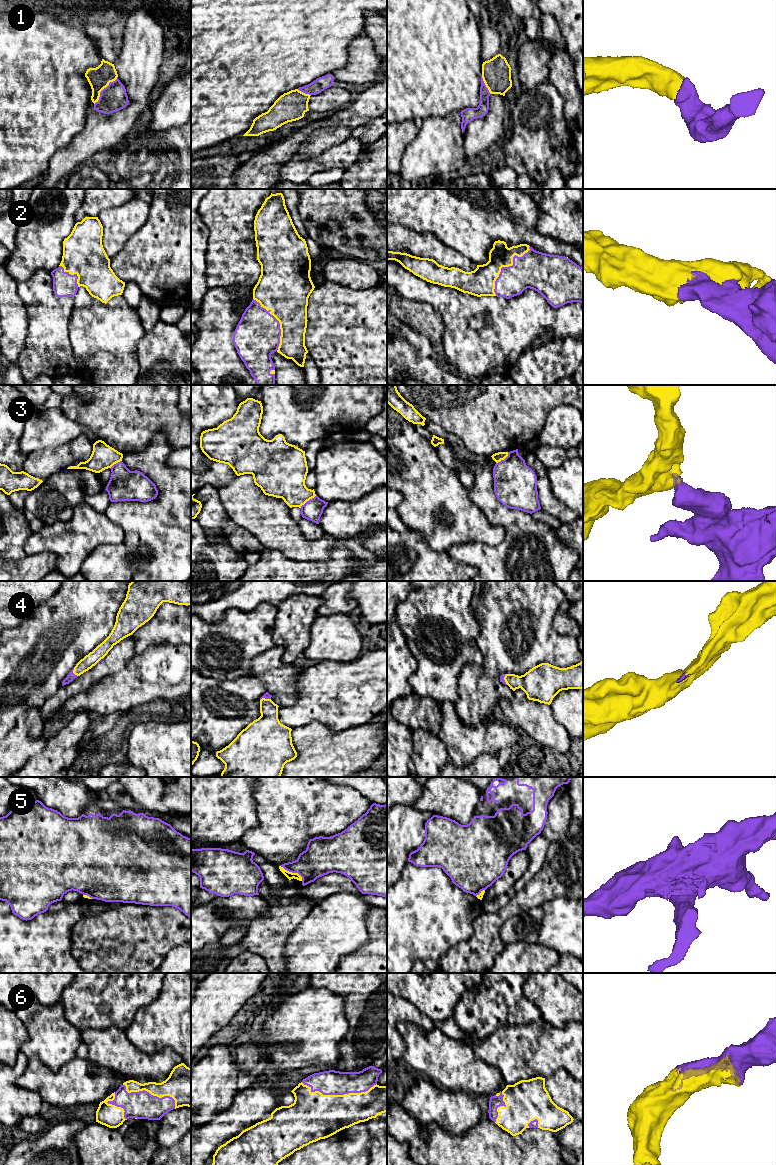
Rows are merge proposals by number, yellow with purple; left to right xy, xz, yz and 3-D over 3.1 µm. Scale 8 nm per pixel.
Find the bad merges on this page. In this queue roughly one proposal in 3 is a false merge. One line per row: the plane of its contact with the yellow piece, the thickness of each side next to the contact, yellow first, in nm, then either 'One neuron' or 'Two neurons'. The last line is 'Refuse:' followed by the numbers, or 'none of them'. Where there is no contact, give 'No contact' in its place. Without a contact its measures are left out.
1: Touches yellow in xy. Thickness 180 nm (yellow) against 220 nm. One neuron
2: Touches yellow in yz. Thickness 220 nm (yellow) against 300 nm. One neuron
3: Touches yellow in xz. Thickness 320 nm (yellow) against 160 nm. Two neurons
4: Touches yellow in xy. Thickness 110 nm (yellow) against 70 nm. One neuron
5: Touches yellow in xz. Thickness 60 nm (yellow) against 260 nm. One neuron
6: Touches yellow in xz. Thickness 380 nm (yellow) against 200 nm. One neuron
Refuse: 3

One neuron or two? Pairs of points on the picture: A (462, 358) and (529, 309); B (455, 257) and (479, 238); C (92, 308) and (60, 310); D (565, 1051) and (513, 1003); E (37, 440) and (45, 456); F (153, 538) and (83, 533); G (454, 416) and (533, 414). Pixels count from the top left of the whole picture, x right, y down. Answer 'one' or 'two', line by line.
A: one
B: two
C: two
D: two
E: two
F: two
G: one

